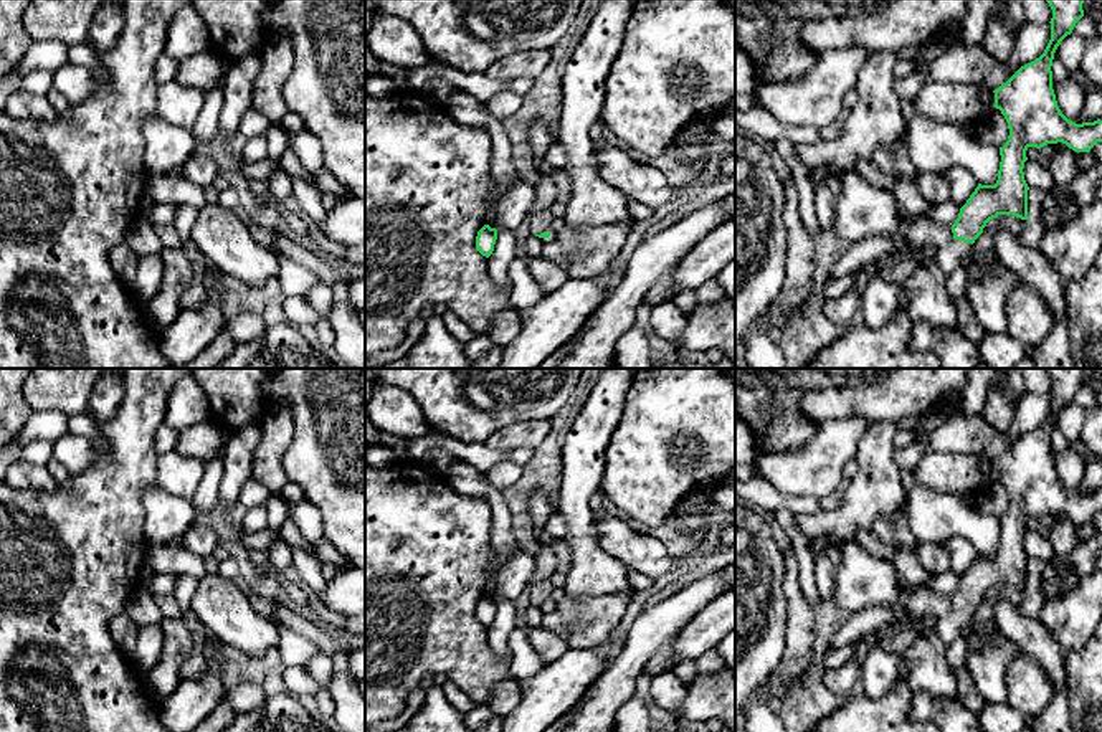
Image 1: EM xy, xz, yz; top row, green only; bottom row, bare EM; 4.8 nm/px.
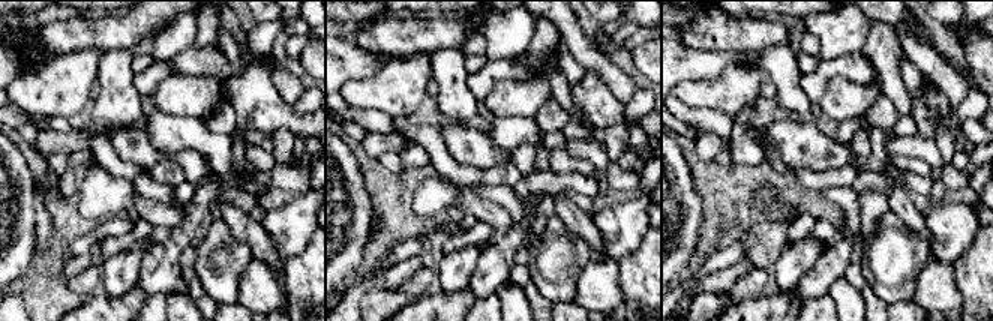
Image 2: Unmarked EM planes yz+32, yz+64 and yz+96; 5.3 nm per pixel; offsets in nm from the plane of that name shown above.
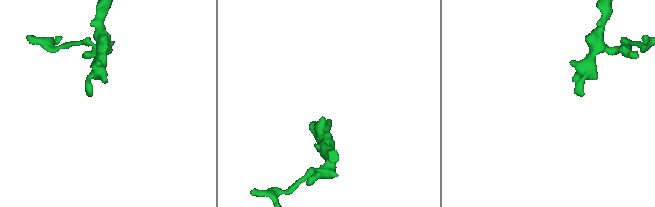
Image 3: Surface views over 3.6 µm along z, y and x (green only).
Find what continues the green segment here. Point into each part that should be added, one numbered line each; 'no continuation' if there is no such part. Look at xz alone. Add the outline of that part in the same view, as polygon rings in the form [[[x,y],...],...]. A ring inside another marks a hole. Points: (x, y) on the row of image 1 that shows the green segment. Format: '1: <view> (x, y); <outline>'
1: xz (541, 220); [[[549,208],[534,212],[530,215],[530,233],[532,235],[540,235],[544,231],[550,233],[552,220],[553,216]]]

